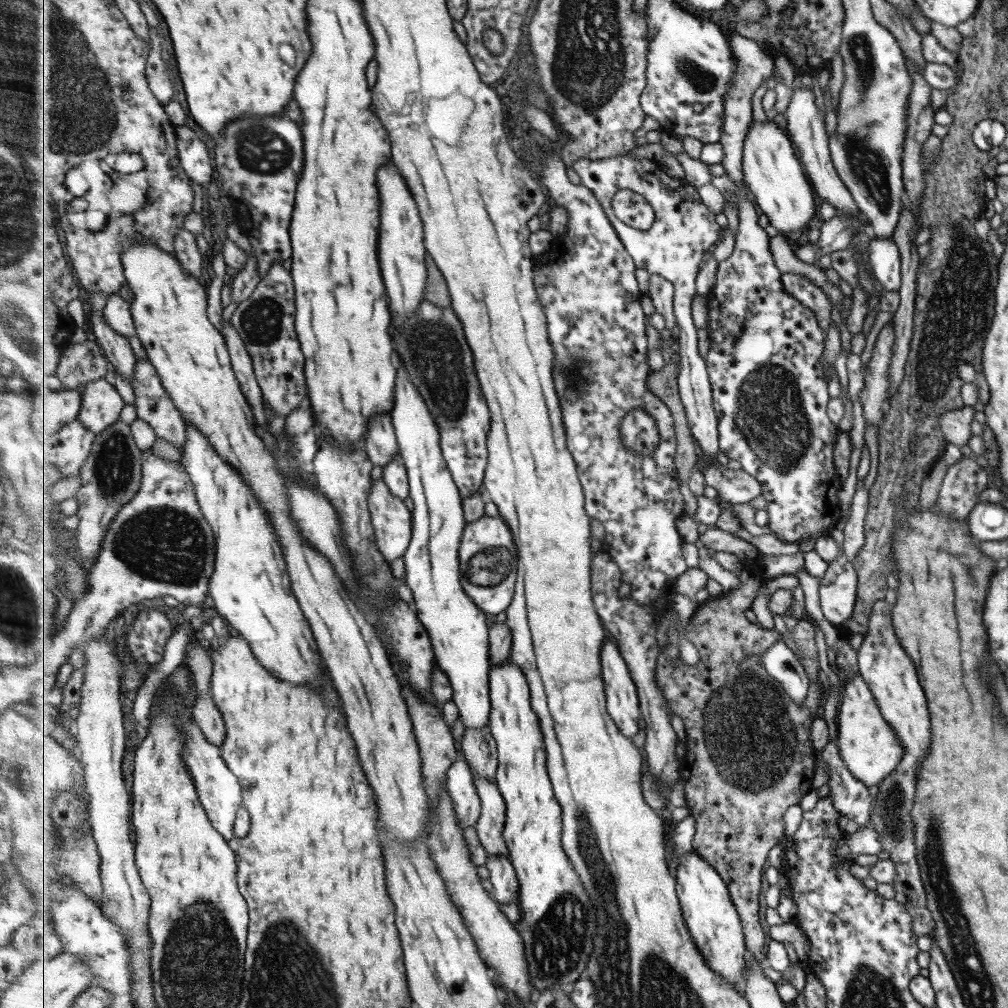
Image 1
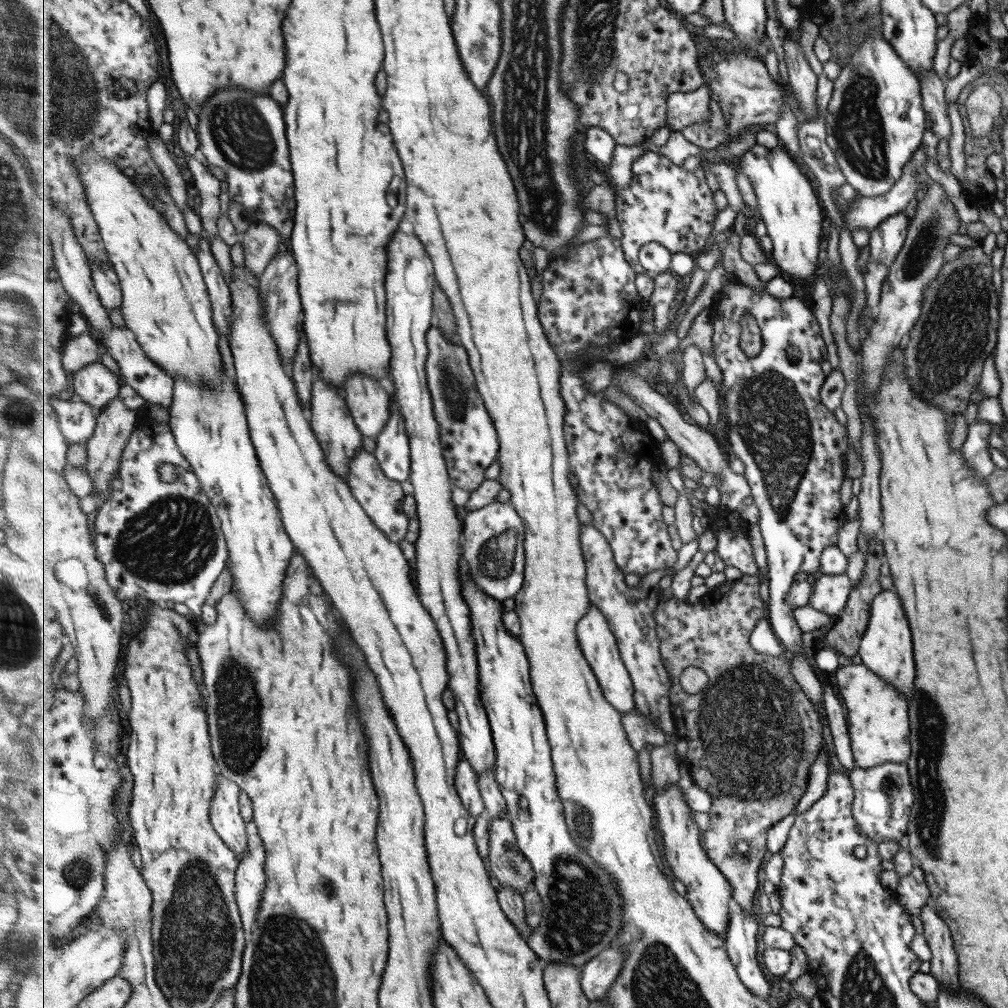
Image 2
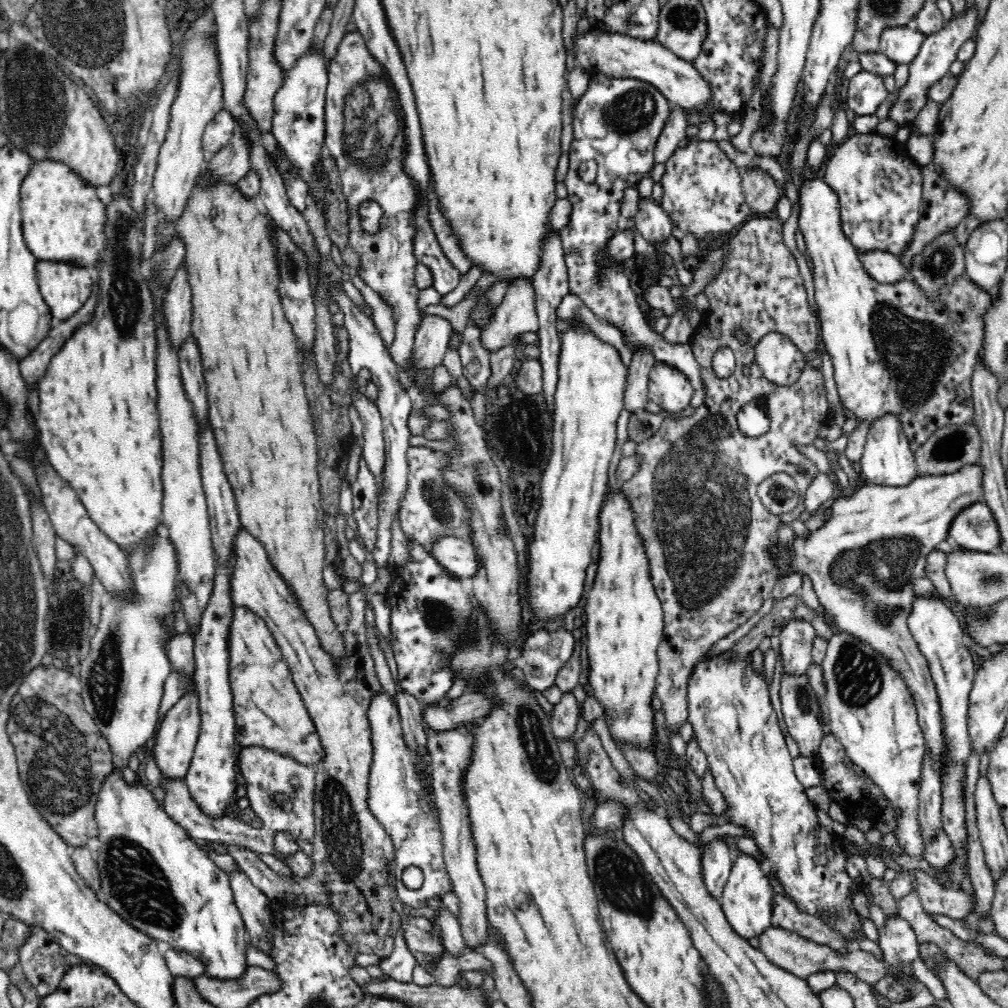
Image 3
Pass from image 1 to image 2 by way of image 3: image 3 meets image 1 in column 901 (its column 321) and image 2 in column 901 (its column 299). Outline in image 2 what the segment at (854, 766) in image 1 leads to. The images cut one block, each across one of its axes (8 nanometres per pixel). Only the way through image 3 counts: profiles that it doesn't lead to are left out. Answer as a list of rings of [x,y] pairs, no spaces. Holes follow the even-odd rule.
[[[841,661],[837,670],[832,674],[832,681],[837,686],[838,695],[843,700],[843,708],[846,714],[848,739],[852,752],[853,764],[856,768],[872,768],[886,762],[903,763],[909,758],[909,724],[908,702],[903,693],[899,693],[891,683],[883,681],[877,673],[849,661]]]

